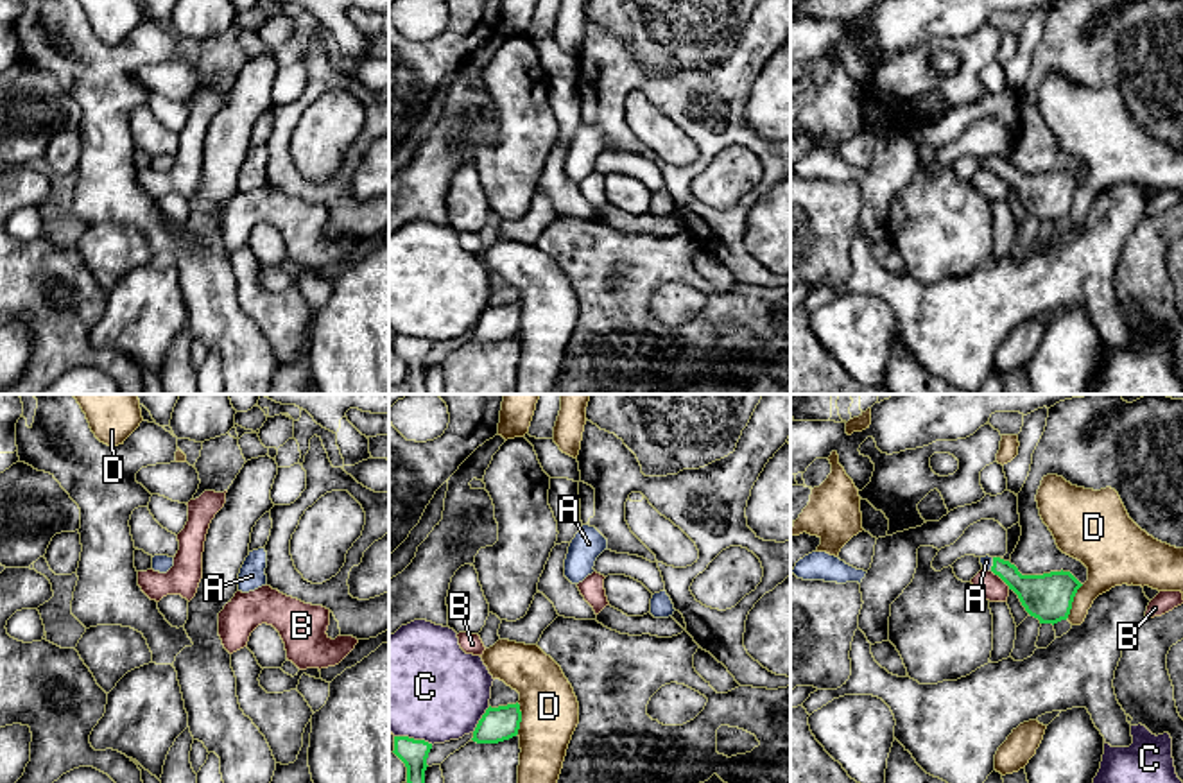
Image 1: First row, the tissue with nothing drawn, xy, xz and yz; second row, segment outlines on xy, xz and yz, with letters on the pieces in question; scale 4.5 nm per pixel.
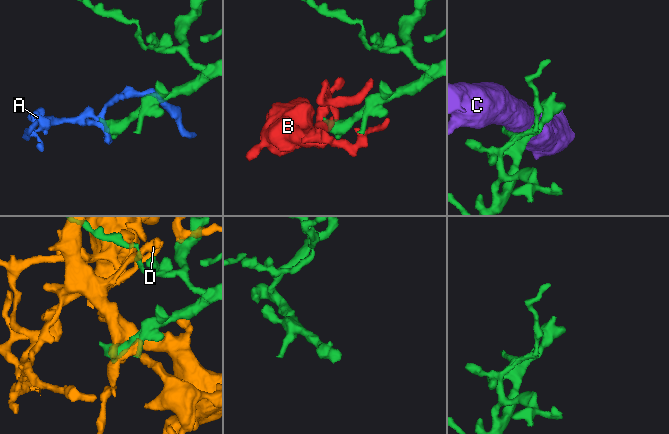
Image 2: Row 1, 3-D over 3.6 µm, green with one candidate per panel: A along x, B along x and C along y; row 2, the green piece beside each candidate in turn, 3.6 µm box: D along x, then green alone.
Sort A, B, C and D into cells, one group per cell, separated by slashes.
A / B / C / D

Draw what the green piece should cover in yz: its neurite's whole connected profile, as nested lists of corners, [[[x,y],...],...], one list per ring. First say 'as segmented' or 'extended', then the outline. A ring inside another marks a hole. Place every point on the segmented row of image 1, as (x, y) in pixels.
extended; [[[980,557],[982,570],[998,575],[1013,589],[1025,611],[1040,624],[1066,620],[1074,597],[1083,586],[1070,572],[1022,575],[1015,564],[1000,557]]]

